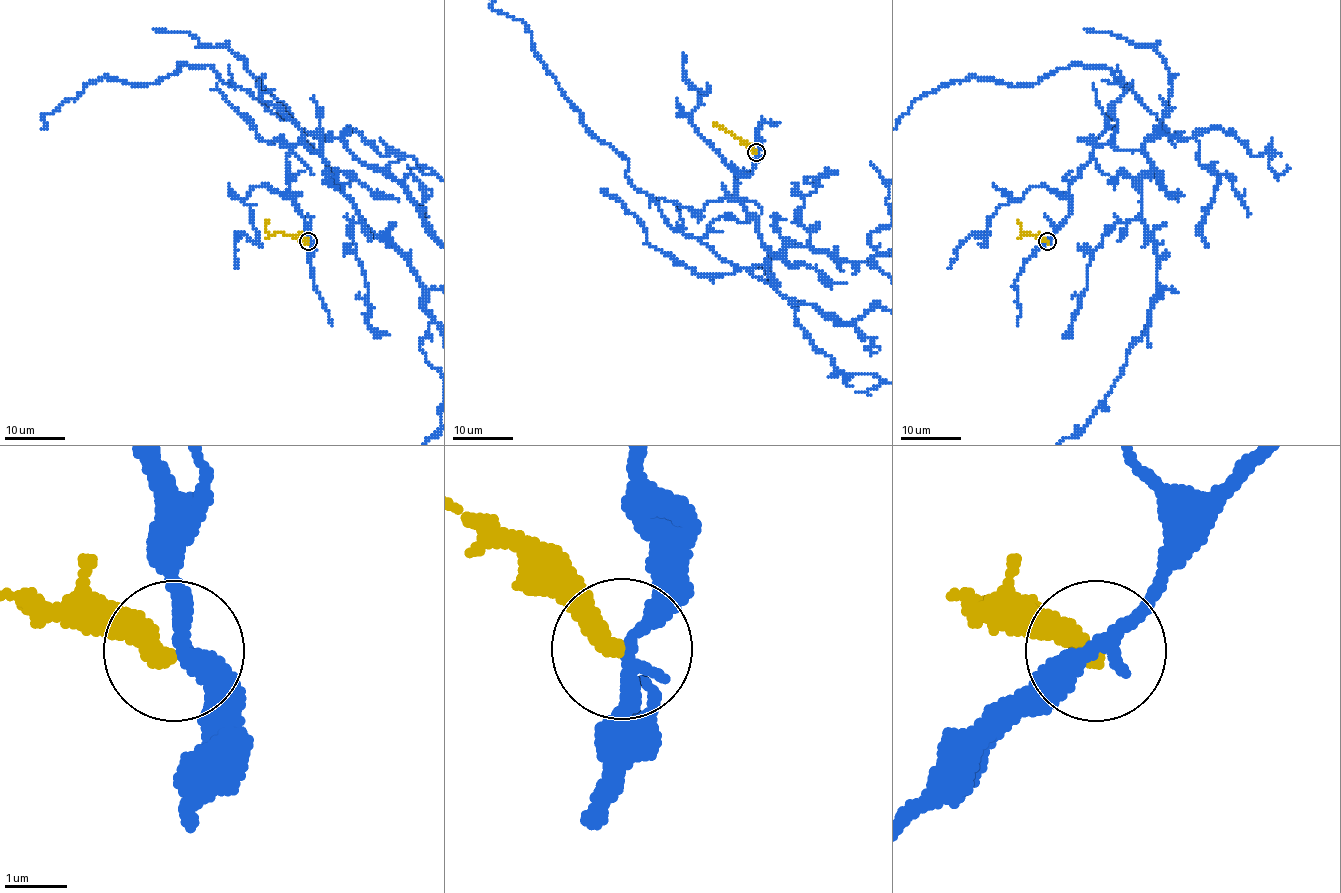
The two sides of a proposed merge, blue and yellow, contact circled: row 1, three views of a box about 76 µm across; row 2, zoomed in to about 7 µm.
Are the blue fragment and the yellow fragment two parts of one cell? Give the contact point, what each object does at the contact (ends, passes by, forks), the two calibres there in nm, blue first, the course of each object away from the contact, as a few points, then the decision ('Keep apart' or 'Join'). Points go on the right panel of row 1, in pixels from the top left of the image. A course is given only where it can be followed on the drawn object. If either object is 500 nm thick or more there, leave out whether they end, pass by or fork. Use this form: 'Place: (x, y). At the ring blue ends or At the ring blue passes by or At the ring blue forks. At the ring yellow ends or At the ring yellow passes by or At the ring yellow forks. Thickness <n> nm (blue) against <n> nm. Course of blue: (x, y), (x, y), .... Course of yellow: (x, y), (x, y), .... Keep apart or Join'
Place: (1047, 241). At the ring blue passes by. At the ring yellow ends. Thickness 240 nm (blue) against 360 nm. Course of blue: (1047, 242), (1095, 148), (1145, 151), (1164, 130), (1130, 87), (1097, 64), (968, 77). Course of yellow: (1047, 242), (1026, 231), (1021, 234), (1018, 220). Keep apart

